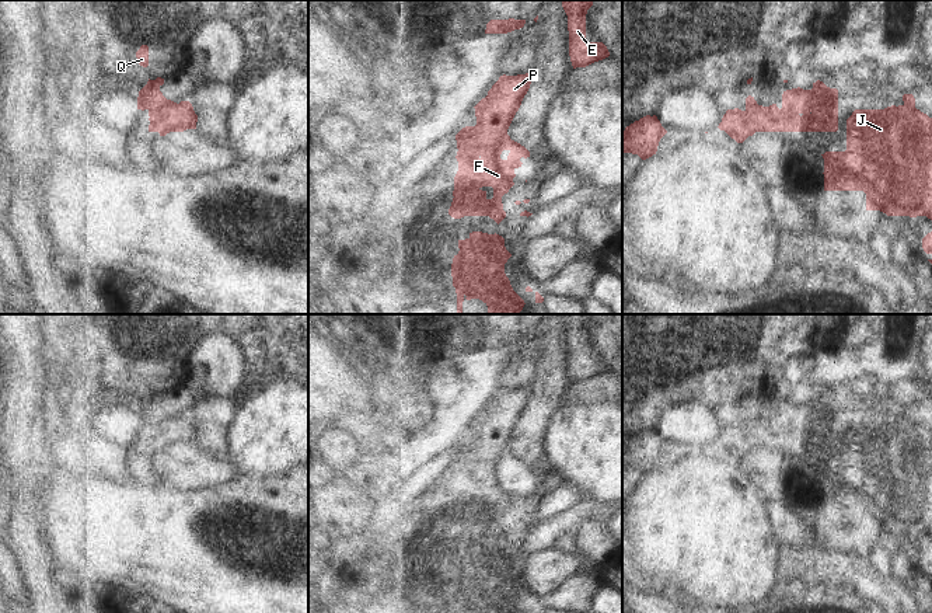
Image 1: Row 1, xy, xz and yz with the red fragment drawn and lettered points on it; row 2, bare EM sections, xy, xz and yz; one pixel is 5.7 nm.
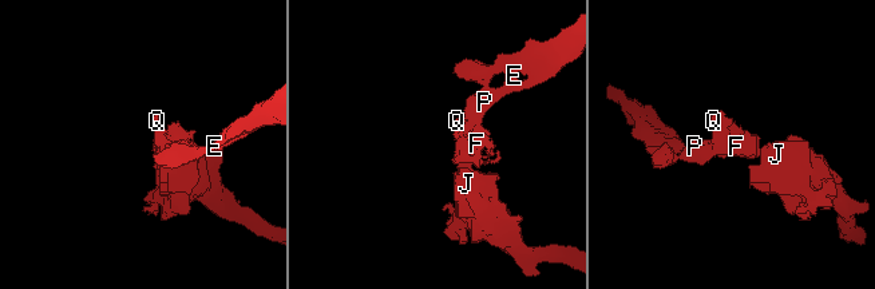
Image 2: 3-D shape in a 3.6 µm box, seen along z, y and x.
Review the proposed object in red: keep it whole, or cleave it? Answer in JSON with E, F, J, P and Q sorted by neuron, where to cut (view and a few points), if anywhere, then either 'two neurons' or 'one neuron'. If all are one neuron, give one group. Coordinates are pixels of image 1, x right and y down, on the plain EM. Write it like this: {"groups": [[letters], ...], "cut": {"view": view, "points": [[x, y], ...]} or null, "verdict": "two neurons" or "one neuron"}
{"groups": [["E", "F", "J", "P", "Q"]], "cut": null, "verdict": "one neuron"}

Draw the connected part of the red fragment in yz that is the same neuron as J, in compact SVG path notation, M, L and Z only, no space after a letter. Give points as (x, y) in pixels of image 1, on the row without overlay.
M912 408L903 410L903 419L891 419L884 424L855 424L847 433L847 464L825 466L824 473L824 505L863 505L866 508L866 525L880 525L887 530L926 530L932 534L932 432L915 422Z

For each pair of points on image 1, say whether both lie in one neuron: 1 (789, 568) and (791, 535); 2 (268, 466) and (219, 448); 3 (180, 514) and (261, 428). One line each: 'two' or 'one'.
1: two
2: two
3: two

